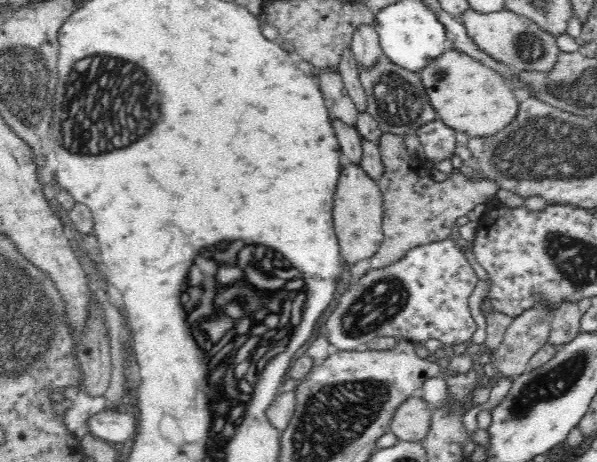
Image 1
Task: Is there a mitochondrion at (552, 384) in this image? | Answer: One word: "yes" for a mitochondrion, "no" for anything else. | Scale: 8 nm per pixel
yes

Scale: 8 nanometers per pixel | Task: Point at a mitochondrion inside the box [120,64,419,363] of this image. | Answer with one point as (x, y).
(383, 298)

